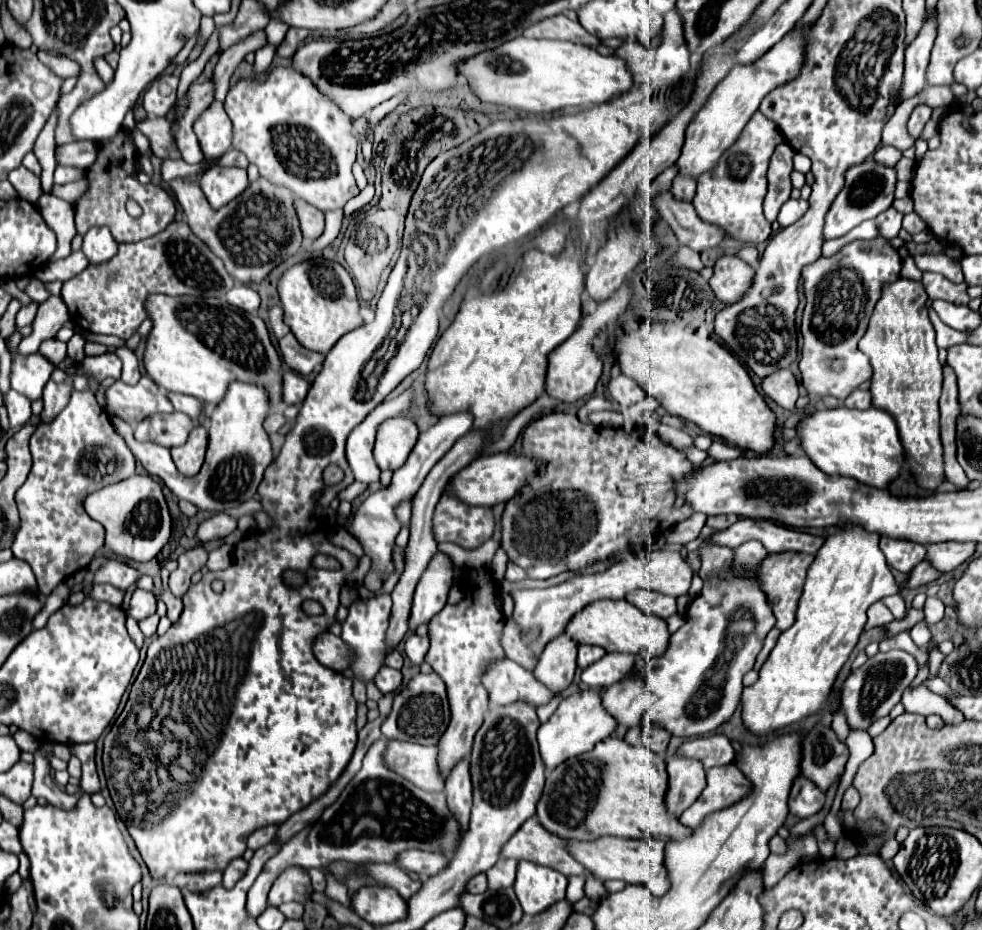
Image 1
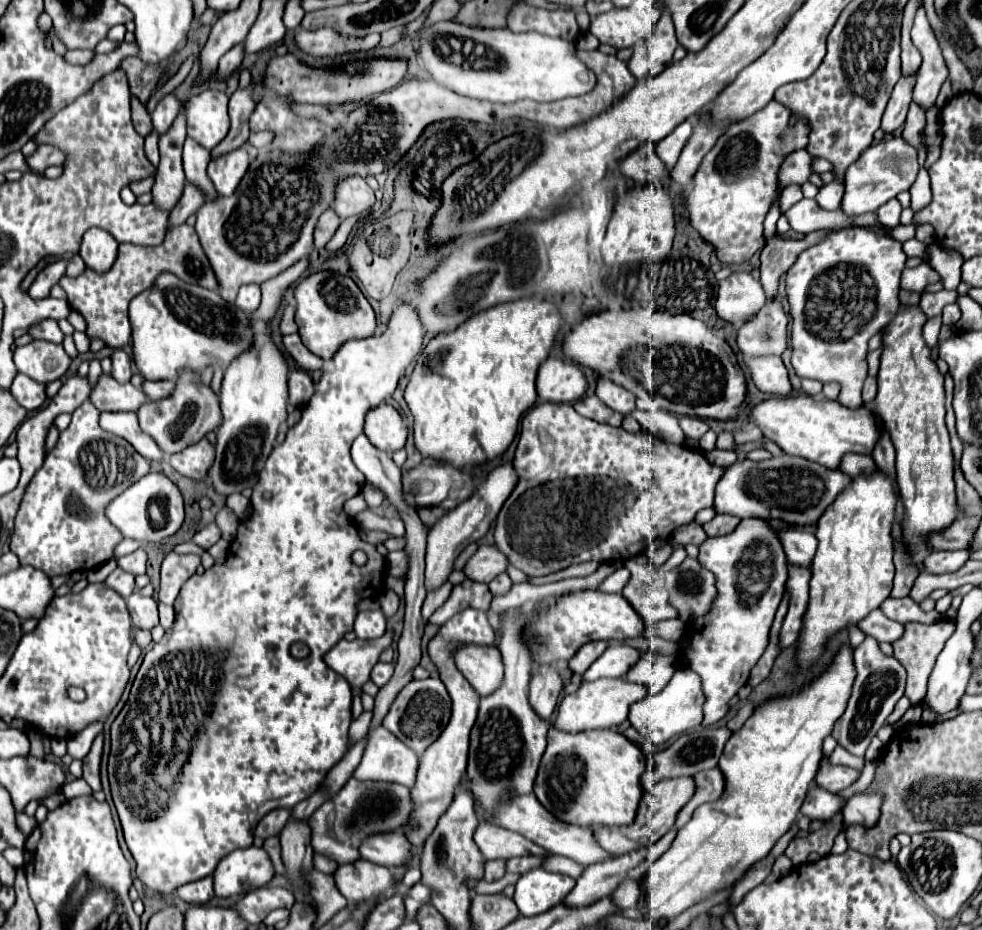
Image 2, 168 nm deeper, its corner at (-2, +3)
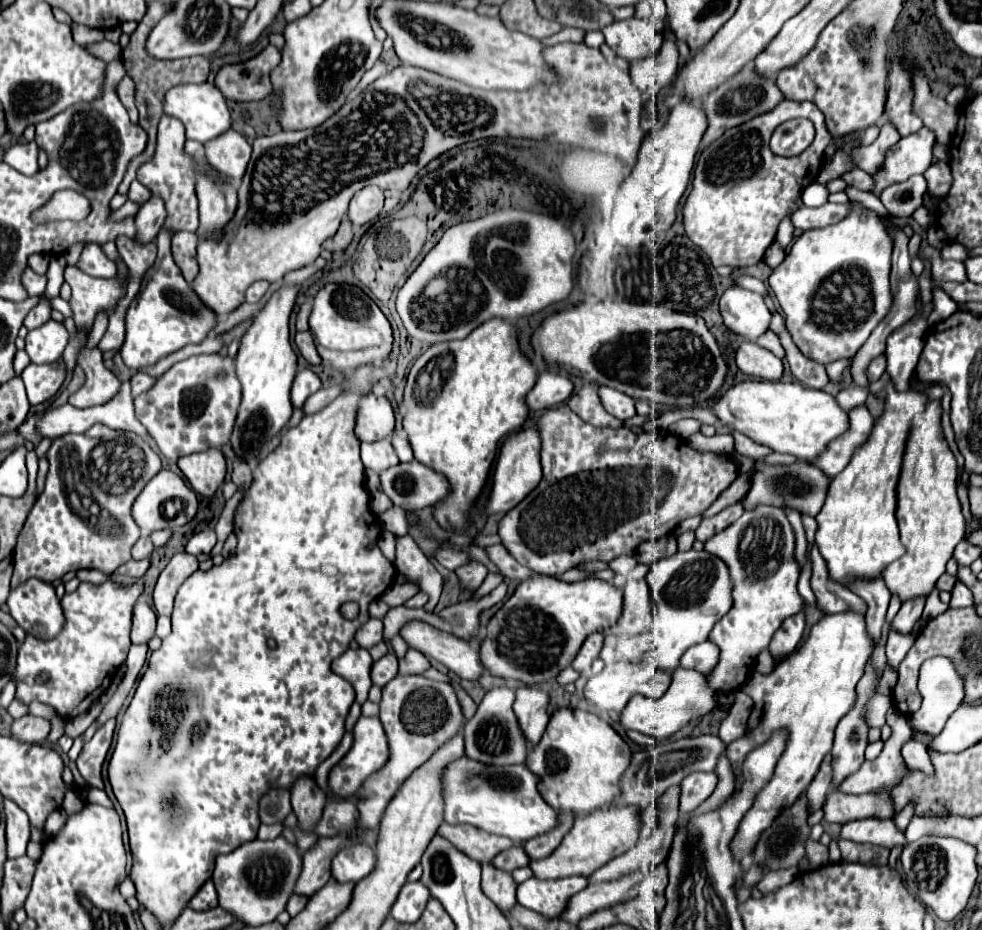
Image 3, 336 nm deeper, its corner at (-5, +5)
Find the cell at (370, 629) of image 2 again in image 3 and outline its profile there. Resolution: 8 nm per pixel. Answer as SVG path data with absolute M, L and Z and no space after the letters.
M370 617L370 619L356 631L356 637L354 637L354 639L358 641L360 647L366 647L366 649L374 647L376 643L382 641L382 621Z

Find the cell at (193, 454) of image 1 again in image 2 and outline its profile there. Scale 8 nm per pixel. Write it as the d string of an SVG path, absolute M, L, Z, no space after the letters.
M201 439L199 443L187 447L179 455L173 455L169 459L169 465L183 477L201 481L207 477L213 461L215 461L215 447L207 439Z

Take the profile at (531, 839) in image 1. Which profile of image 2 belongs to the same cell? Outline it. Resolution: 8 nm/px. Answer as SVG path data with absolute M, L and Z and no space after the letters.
M479 823L473 841L477 843L479 851L483 853L485 859L511 859L519 855L543 855L547 857L547 851L543 847L531 843L529 839L523 839L523 835L489 825L489 823Z

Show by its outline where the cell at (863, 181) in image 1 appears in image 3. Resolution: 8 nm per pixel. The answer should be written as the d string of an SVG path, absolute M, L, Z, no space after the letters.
M922 127L920 131L902 137L886 151L886 161L876 173L872 173L872 195L880 195L886 187L902 183L912 175L922 175L932 165L932 143L936 135Z

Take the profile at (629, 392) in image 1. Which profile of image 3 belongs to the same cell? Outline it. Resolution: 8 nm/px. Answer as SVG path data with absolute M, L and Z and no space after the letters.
M602 385L602 387L598 389L598 395L600 395L600 401L602 401L604 409L606 409L608 413L612 413L614 417L626 421L626 419L630 419L630 417L636 415L634 399L628 397L628 395L624 395L622 391L610 389L610 387Z

